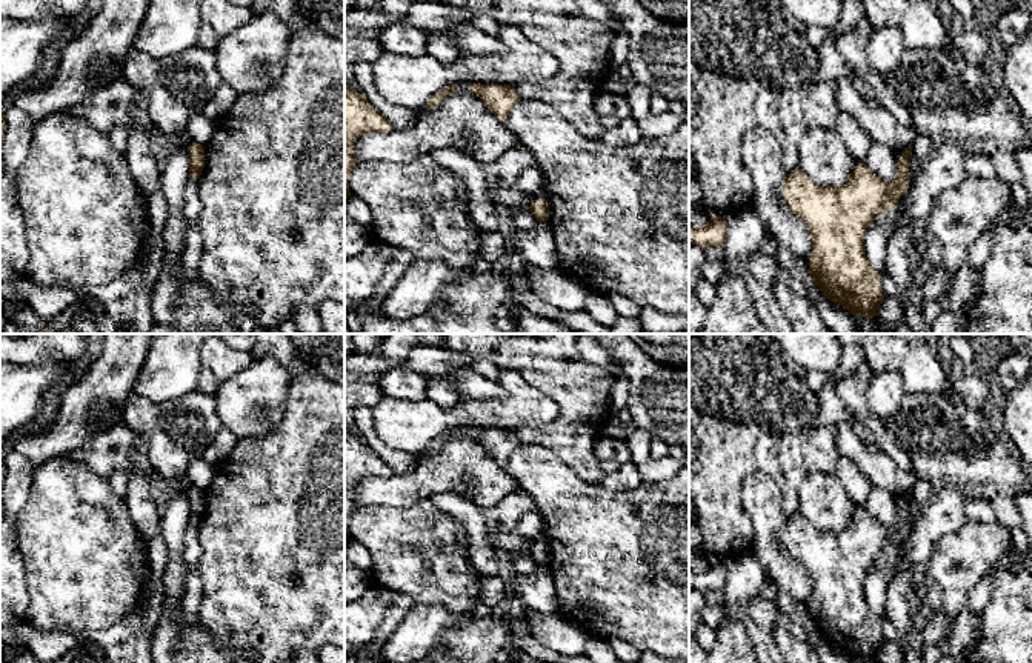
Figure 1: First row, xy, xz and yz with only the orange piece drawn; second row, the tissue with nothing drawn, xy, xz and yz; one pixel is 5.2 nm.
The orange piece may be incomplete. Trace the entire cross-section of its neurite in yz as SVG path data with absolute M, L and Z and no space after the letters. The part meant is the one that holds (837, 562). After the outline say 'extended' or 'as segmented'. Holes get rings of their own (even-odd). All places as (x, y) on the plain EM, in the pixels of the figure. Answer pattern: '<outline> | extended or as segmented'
M906 492L897 506L895 521L891 528L881 525L864 508L858 508L849 526L840 532L818 531L800 511L787 518L783 528L784 546L807 569L812 581L809 623L820 632L824 643L841 649L852 660L872 663L884 645L881 625L869 609L863 586L874 565L889 558L900 541L907 537L910 503L912 492Z | as segmented

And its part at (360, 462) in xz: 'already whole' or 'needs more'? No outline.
already whole

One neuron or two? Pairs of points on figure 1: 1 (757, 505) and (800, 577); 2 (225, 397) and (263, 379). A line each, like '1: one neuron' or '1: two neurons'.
1: one neuron
2: one neuron

